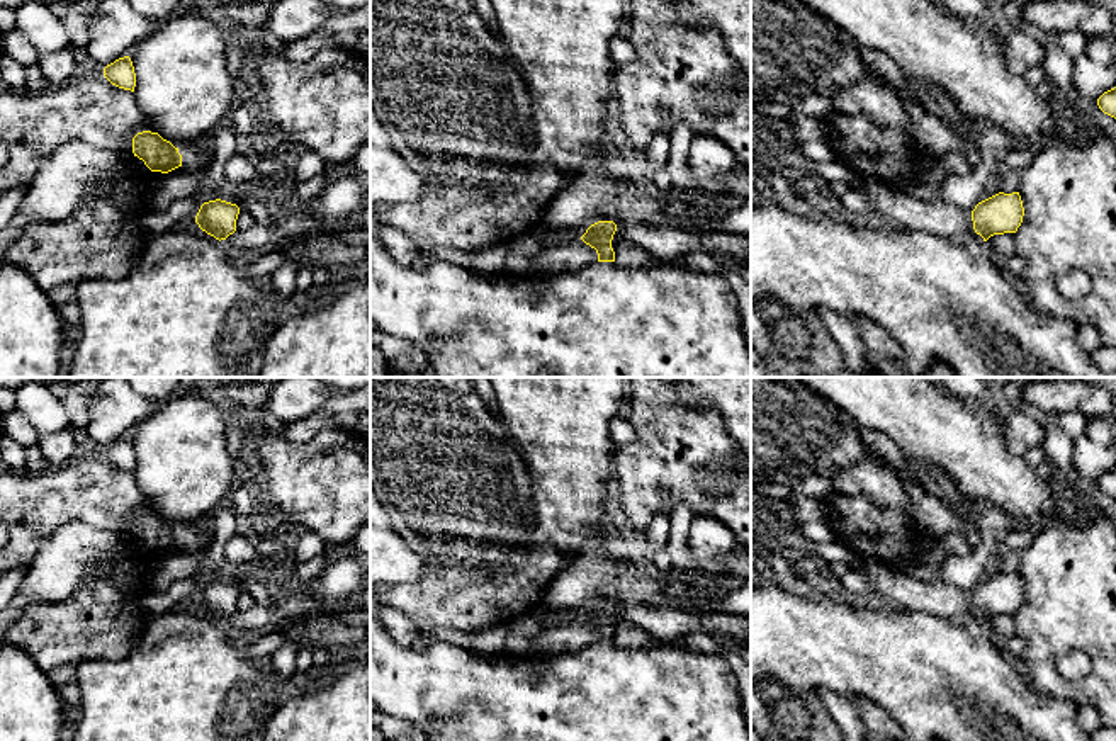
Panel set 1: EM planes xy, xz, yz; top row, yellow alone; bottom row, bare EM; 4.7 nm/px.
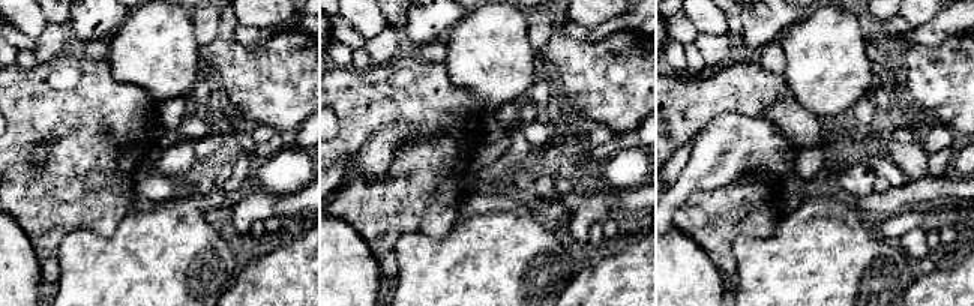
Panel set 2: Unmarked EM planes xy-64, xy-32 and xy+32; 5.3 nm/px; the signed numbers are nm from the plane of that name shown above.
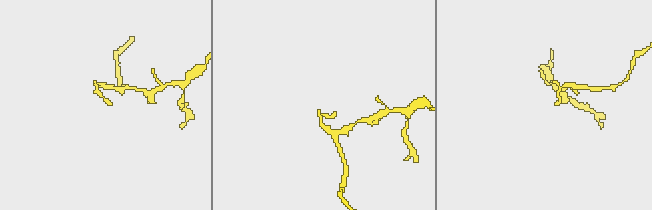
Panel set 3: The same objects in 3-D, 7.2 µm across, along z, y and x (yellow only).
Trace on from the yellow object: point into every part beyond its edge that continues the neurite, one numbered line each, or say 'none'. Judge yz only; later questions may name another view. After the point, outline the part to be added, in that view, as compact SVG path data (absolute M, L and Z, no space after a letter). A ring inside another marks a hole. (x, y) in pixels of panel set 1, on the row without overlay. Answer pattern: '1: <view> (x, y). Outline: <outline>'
1: yz (940, 678). Outline: M769 576L751 578L751 683L775 682L790 695L810 695L819 699L820 690L831 690L844 699L868 699L880 705L904 729L907 741L1092 741L1077 722L1077 704L1045 692L1034 692L1026 676L1000 649L999 639L975 612L941 619L924 612L856 608L829 597L800 597L775 585Z

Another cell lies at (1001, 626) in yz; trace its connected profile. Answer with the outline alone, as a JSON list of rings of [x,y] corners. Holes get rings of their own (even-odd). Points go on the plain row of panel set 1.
[[[1016,614],[994,615],[985,624],[999,641],[1016,636]]]

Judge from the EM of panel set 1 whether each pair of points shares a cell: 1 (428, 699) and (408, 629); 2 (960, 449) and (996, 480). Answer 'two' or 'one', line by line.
1: two
2: one

